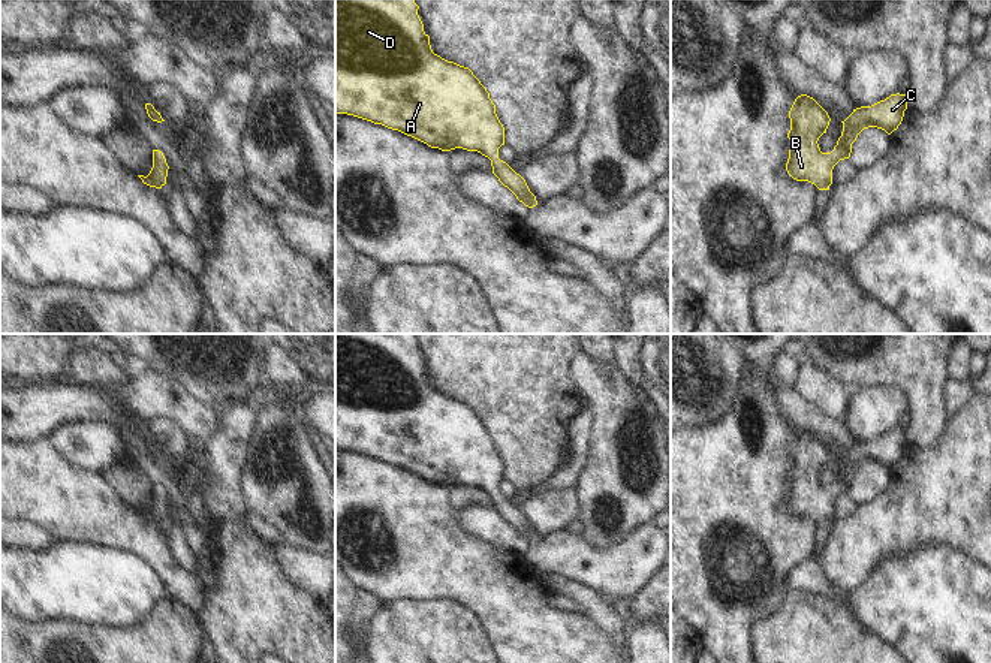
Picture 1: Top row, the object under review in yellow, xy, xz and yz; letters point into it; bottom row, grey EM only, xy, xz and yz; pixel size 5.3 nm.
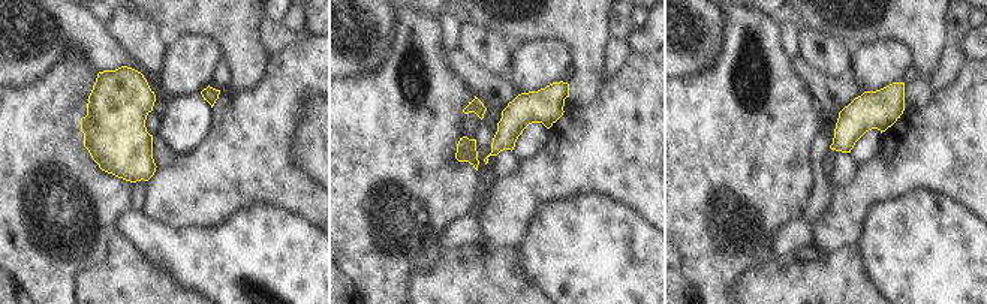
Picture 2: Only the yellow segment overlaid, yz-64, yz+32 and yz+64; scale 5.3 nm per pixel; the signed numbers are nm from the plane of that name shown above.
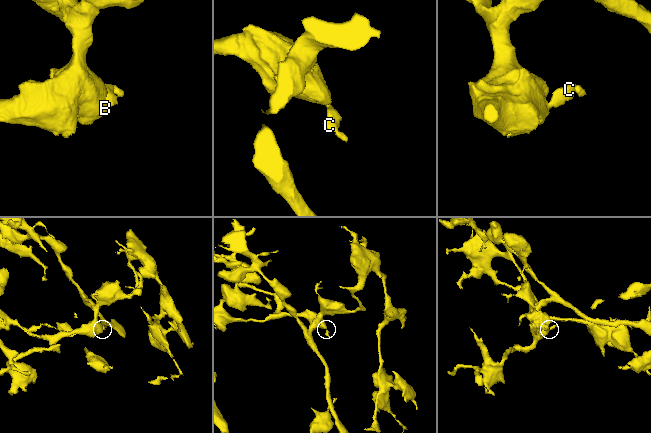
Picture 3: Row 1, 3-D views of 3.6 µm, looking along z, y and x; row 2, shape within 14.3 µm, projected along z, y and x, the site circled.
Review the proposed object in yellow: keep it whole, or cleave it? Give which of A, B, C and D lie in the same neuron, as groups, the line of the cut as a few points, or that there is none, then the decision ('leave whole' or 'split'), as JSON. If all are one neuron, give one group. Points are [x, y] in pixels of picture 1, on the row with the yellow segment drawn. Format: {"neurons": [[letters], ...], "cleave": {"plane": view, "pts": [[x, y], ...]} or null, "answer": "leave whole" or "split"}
{"neurons": [["A", "B", "C", "D"]], "cleave": null, "answer": "leave whole"}

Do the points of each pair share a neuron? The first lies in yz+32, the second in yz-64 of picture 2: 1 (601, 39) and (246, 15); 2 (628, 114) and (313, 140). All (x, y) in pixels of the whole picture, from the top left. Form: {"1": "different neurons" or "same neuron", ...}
{"1": "same neuron", "2": "different neurons"}

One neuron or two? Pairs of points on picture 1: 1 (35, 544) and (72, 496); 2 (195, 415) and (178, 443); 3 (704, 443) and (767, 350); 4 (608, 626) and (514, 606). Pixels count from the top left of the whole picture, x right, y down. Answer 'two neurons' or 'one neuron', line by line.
1: two neurons
2: two neurons
3: two neurons
4: two neurons

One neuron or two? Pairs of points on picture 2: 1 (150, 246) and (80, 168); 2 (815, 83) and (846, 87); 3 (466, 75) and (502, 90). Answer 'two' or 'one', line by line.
1: two
2: one
3: one

